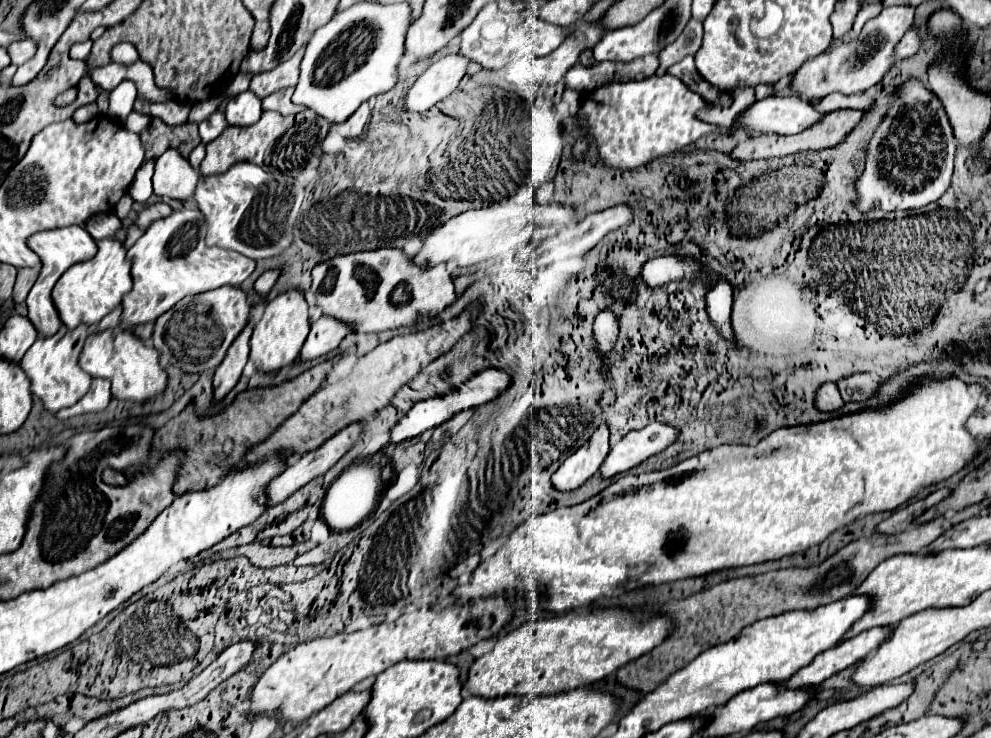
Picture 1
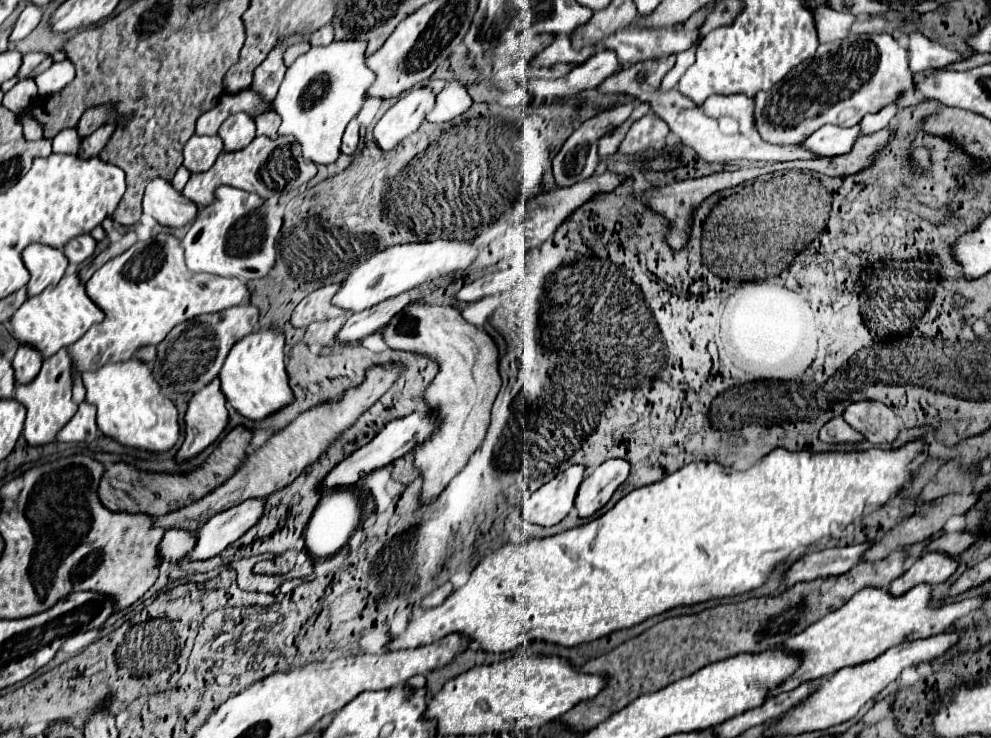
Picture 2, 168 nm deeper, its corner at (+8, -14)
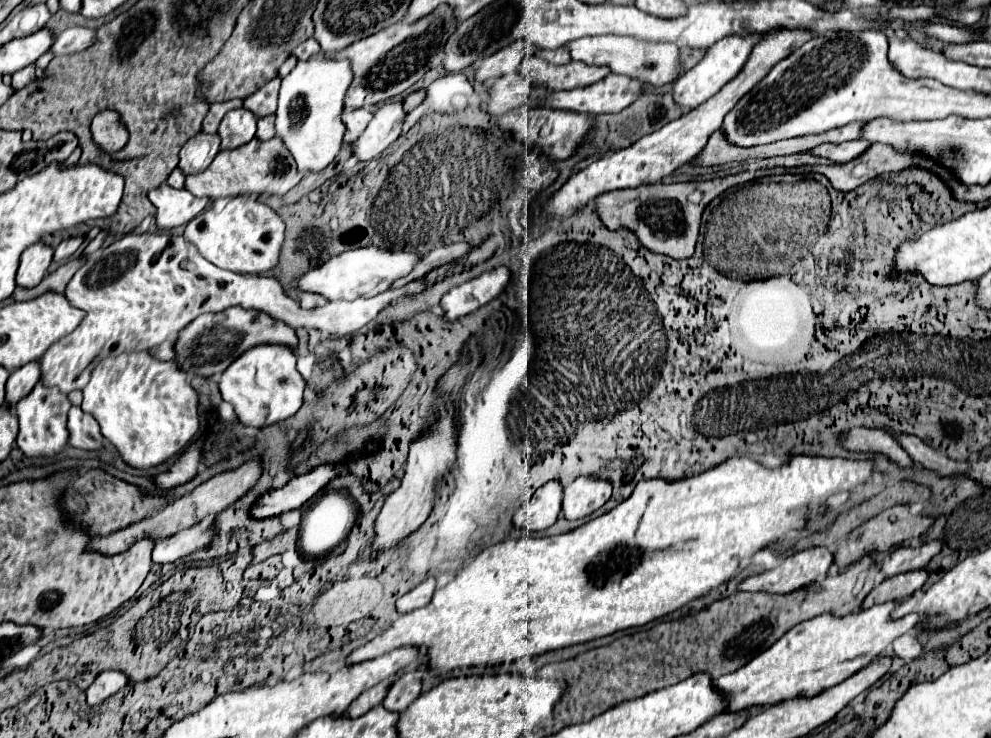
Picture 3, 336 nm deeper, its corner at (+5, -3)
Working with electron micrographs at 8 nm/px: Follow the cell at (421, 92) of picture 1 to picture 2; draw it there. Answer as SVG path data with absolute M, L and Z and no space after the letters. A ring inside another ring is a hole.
M412 88L376 122L374 142L382 152L396 148L406 136L418 130L434 106L434 94L428 88Z

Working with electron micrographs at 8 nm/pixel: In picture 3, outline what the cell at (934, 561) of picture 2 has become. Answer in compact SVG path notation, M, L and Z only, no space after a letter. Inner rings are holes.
M915 569L915 571L887 577L877 587L873 587L873 591L863 601L863 607L871 607L873 603L885 603L885 601L909 597L913 591L917 591L925 585L929 575L931 575L931 571L927 571L927 569Z

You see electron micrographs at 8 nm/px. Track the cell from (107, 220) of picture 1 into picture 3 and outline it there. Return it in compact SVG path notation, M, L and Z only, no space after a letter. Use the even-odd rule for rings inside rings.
M73 237L73 239L65 239L59 243L59 247L55 249L55 257L53 261L67 261L69 257L73 257L77 253L77 249L81 247L81 243L85 241L85 237Z

